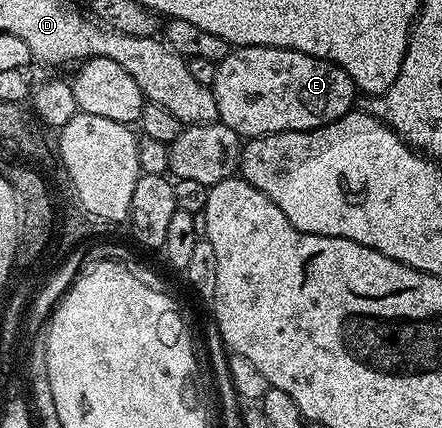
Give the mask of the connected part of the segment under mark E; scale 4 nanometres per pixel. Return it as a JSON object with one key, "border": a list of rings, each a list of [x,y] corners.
{"border":[[[238,47],[229,50],[226,58],[216,64],[211,88],[218,105],[219,122],[234,129],[234,133],[245,140],[283,131],[313,131],[353,110],[355,103],[352,102],[358,96],[356,84],[338,65],[285,47]]]}

